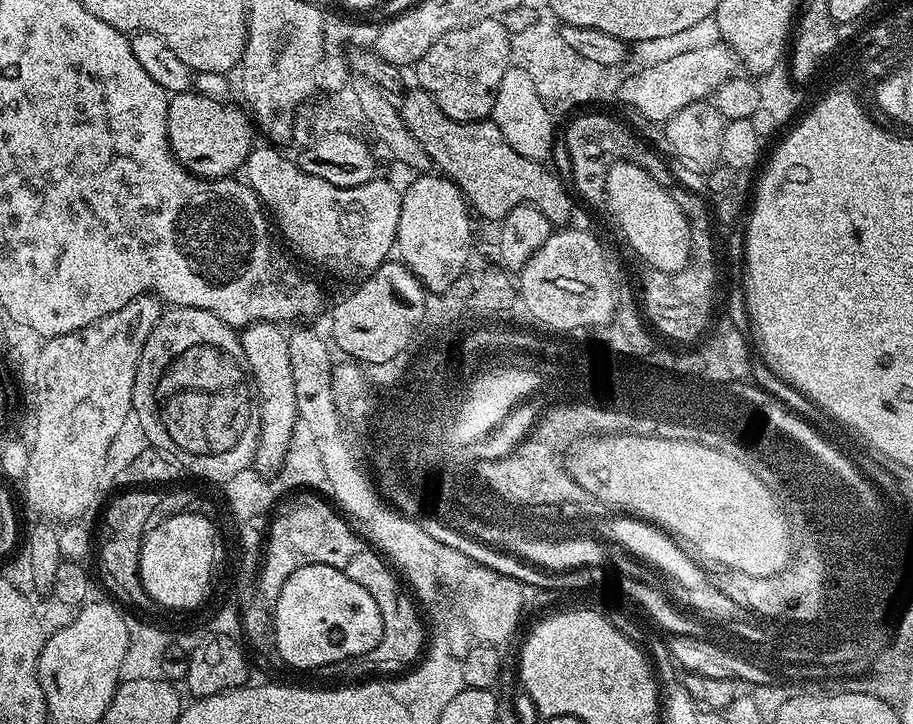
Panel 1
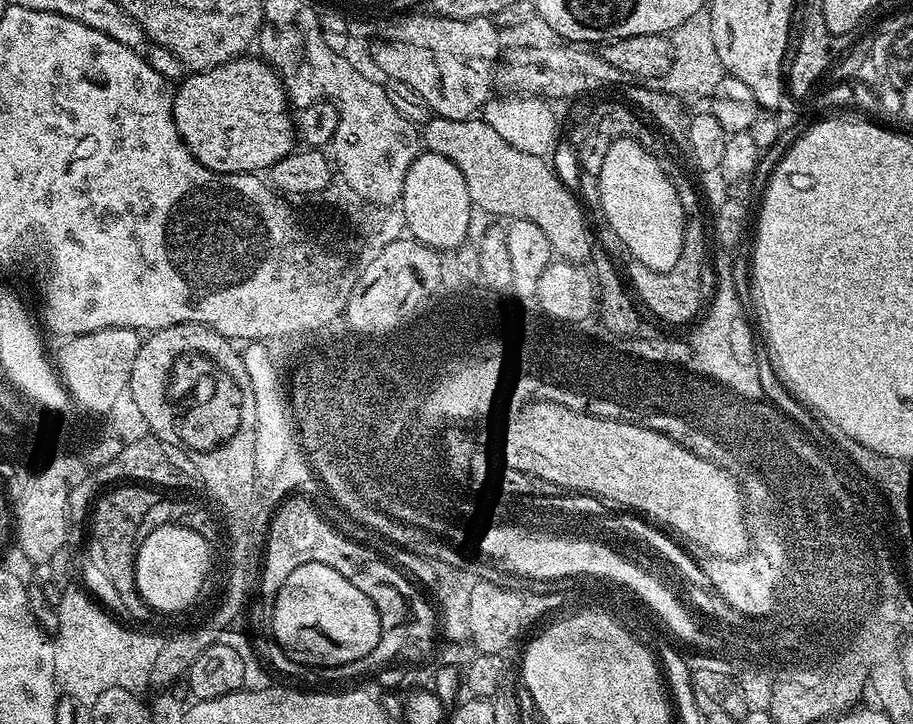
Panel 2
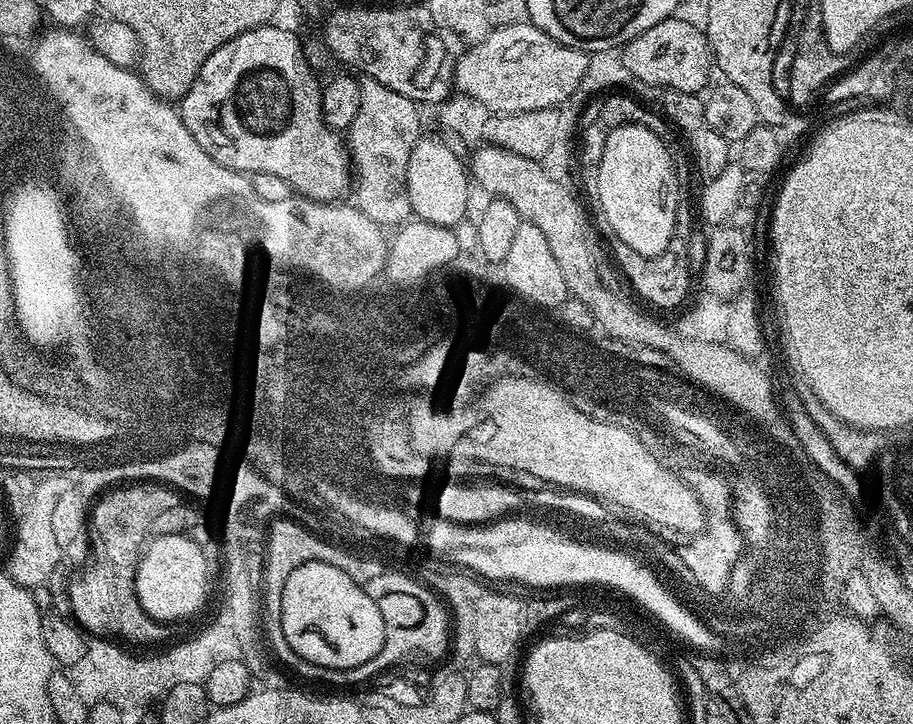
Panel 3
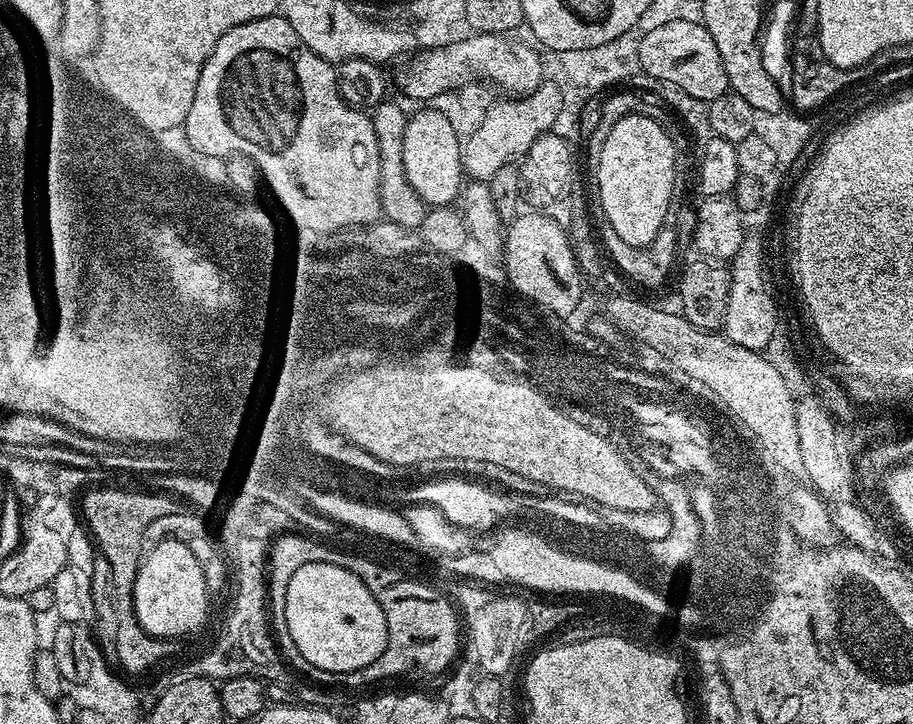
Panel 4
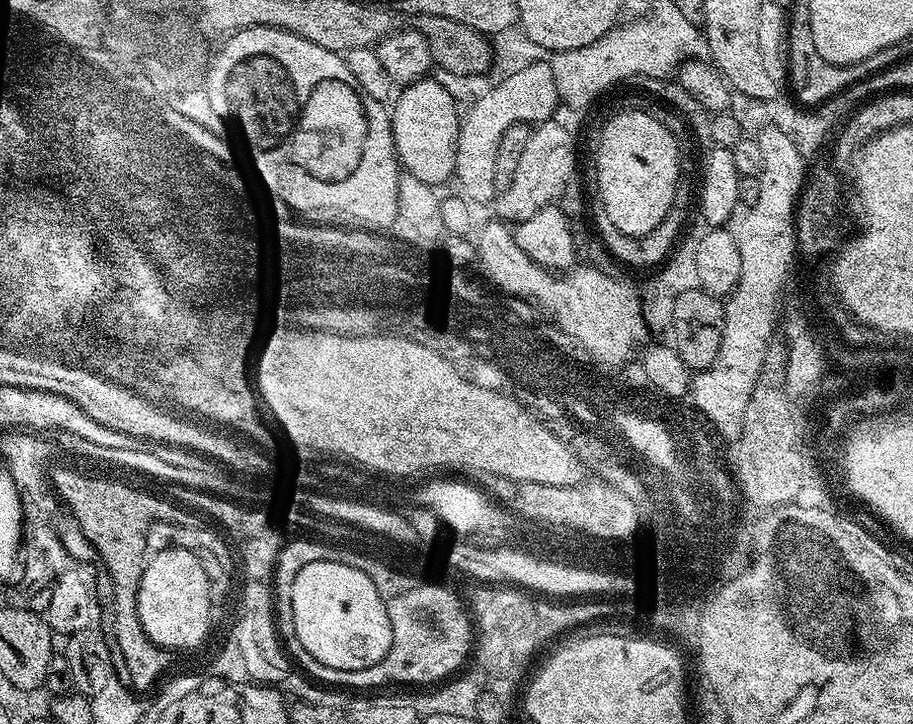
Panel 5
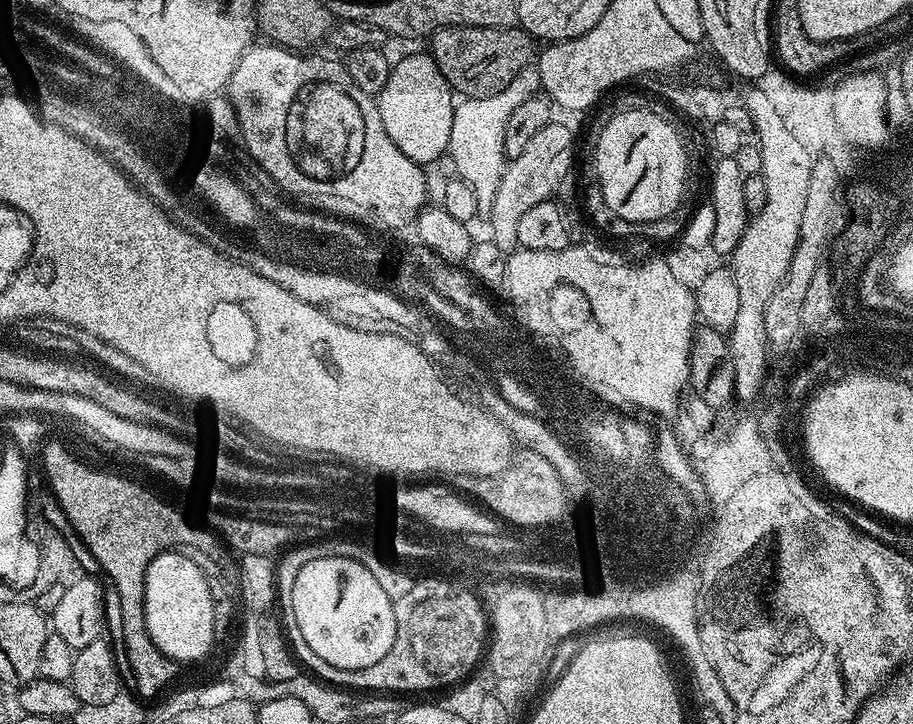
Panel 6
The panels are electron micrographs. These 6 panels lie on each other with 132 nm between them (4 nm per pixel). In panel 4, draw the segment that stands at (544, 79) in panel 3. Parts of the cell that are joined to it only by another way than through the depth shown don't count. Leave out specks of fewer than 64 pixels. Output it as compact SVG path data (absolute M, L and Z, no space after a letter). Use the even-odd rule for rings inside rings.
M482 32L469 35L467 39L453 42L445 48L424 48L399 65L401 68L396 72L396 84L410 99L432 102L436 97L452 92L455 85L463 84L472 76L484 74L500 80L500 90L509 97L525 96L545 79L546 64L539 56L541 53L531 43L520 43L519 39L508 40L505 35Z

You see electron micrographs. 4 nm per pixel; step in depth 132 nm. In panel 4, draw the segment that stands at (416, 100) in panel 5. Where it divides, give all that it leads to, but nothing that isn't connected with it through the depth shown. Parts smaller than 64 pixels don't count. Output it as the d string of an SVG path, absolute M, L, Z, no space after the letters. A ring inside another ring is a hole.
M424 106L421 112L411 113L408 116L406 134L402 138L402 162L406 166L406 178L414 190L429 206L451 205L452 199L459 197L462 192L462 185L466 180L464 162L462 159L462 138L454 132L453 126L446 114L442 113L435 106Z

